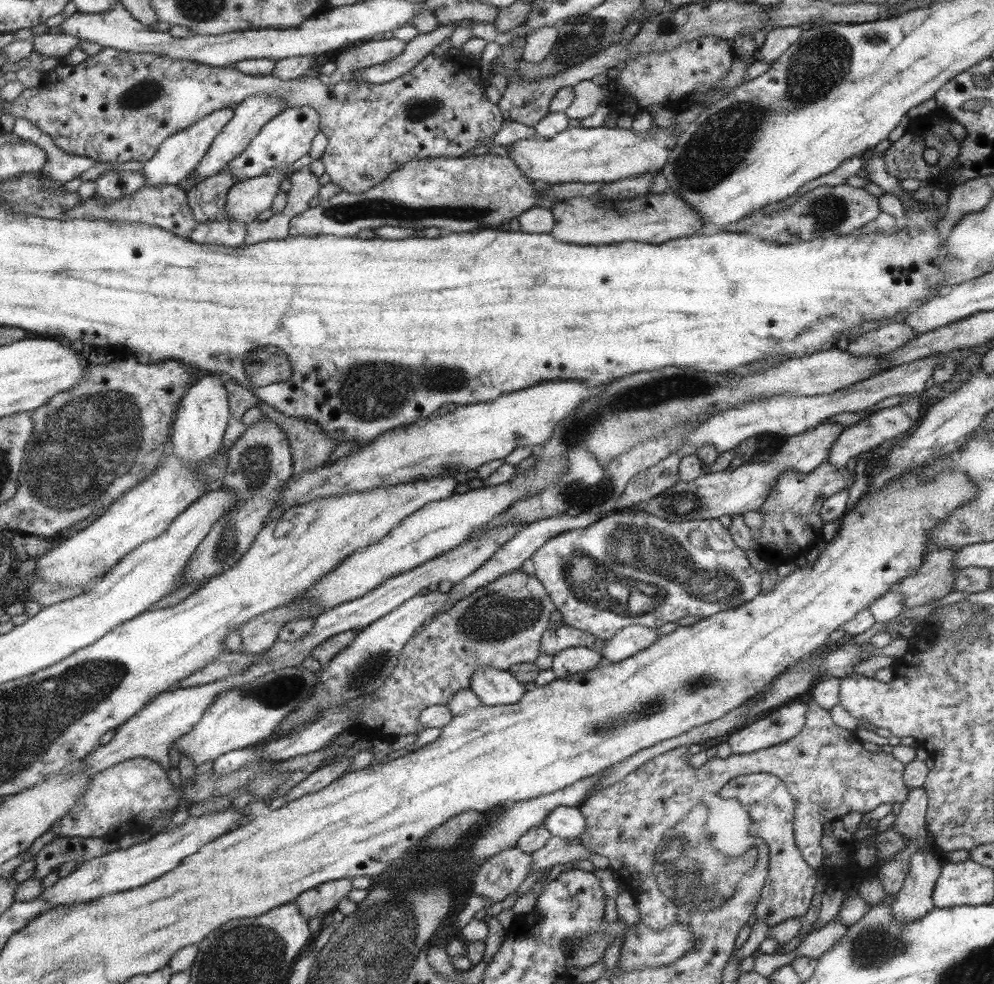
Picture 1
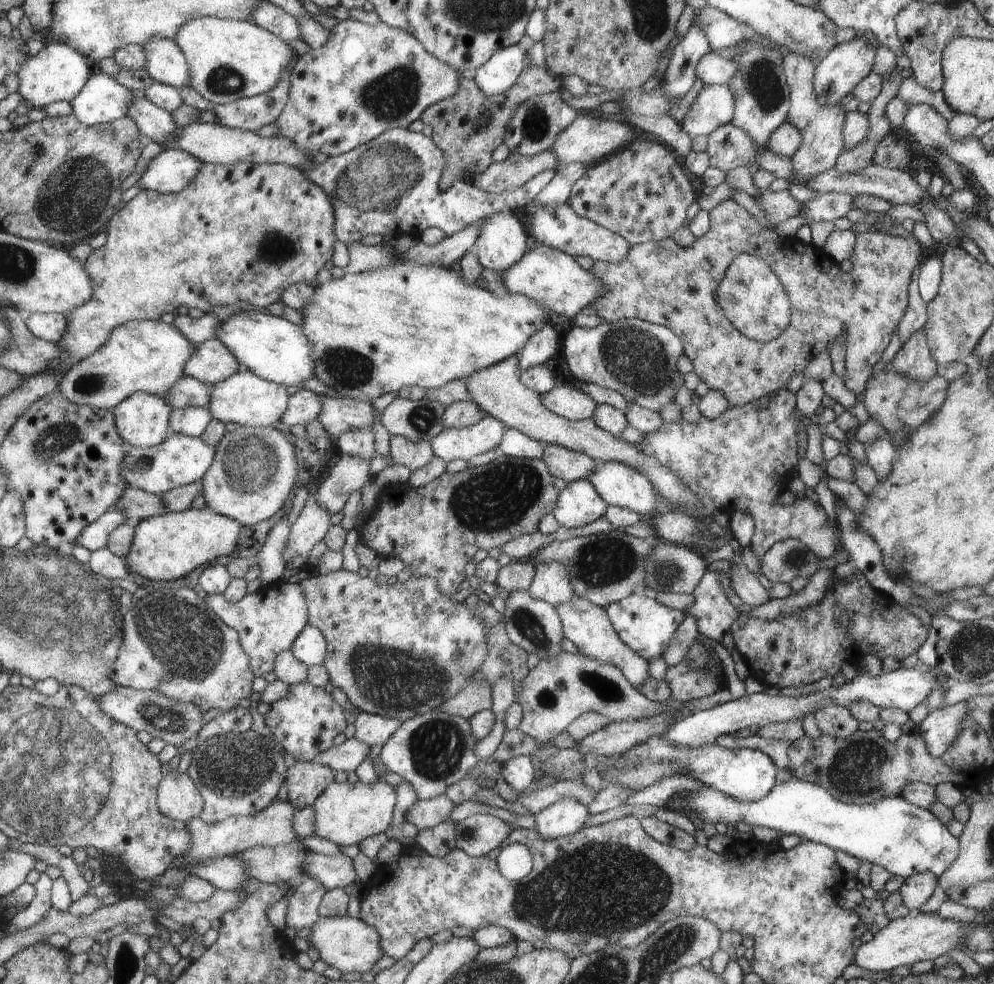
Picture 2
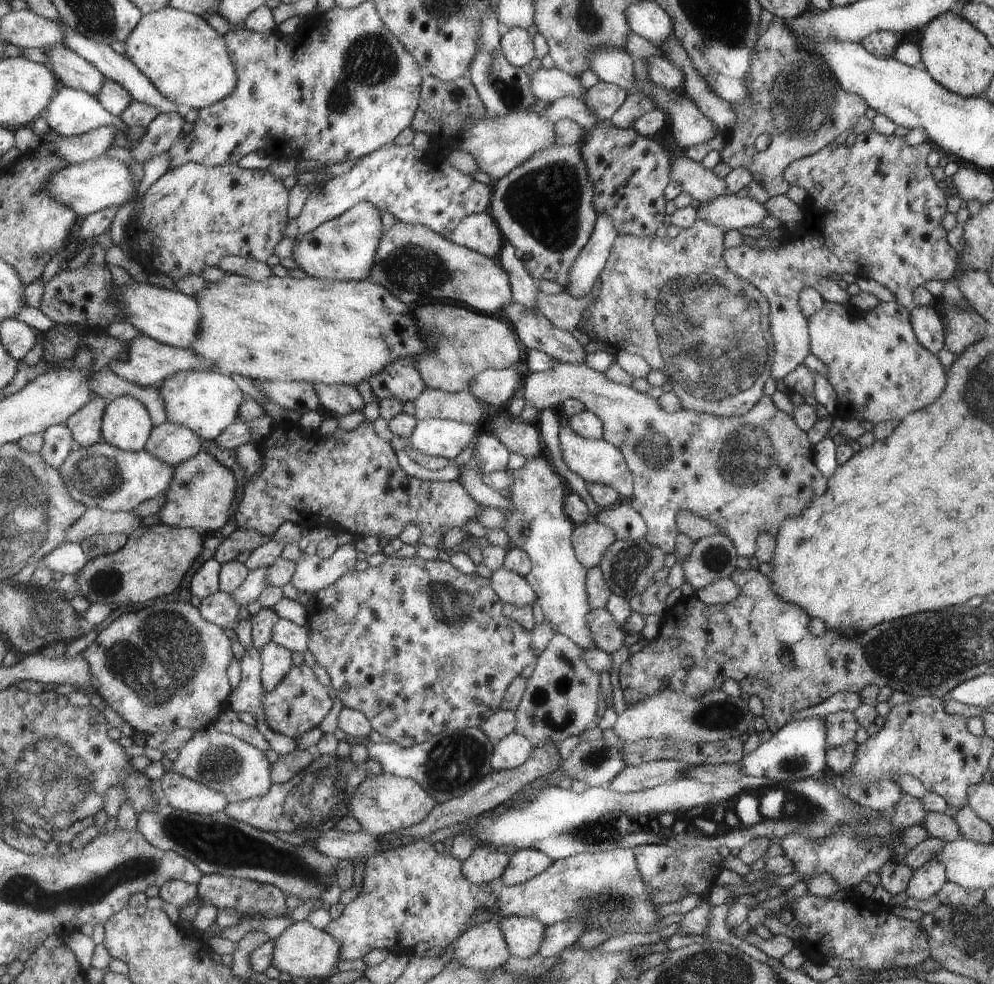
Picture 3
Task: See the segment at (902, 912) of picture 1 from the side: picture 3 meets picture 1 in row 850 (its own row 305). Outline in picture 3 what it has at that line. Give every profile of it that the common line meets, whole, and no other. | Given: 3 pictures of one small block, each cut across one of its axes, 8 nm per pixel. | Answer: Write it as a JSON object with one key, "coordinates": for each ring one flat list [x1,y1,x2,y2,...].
{"coordinates":[[917,305,909,311,912,329,920,345,933,354,944,348,944,328,939,313,929,305]]}

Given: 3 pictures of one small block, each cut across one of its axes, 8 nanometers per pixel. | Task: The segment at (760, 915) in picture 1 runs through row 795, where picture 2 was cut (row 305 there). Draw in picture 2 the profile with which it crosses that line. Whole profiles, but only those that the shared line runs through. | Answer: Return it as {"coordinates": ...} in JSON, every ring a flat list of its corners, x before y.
{"coordinates":[[739,254,725,270,720,288,717,290,719,302,728,315,729,322,747,338,769,342,785,330,789,324,790,304,773,270,767,263,750,254]]}

